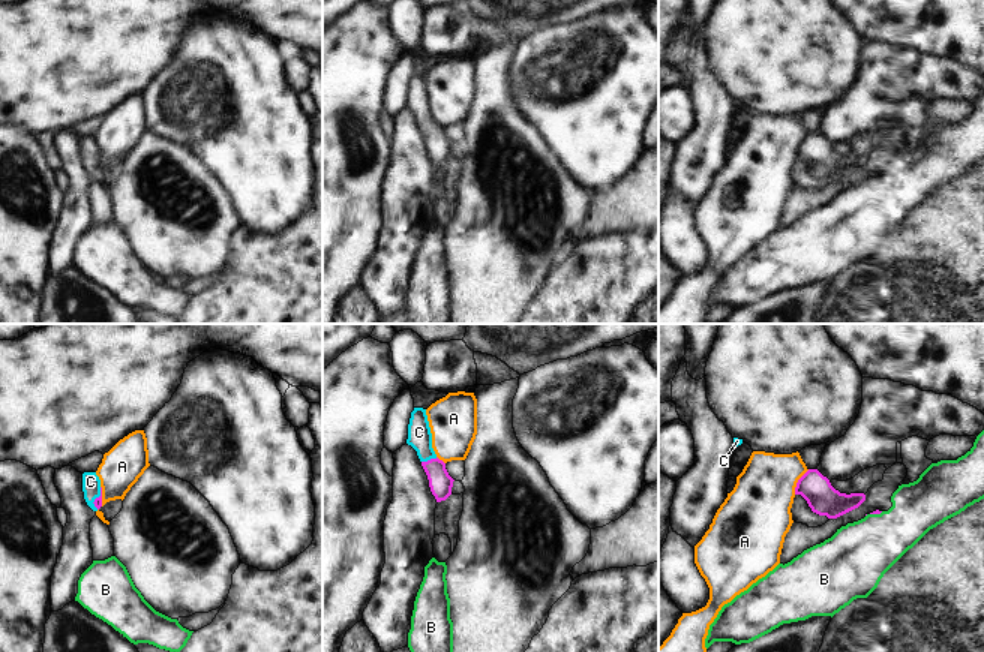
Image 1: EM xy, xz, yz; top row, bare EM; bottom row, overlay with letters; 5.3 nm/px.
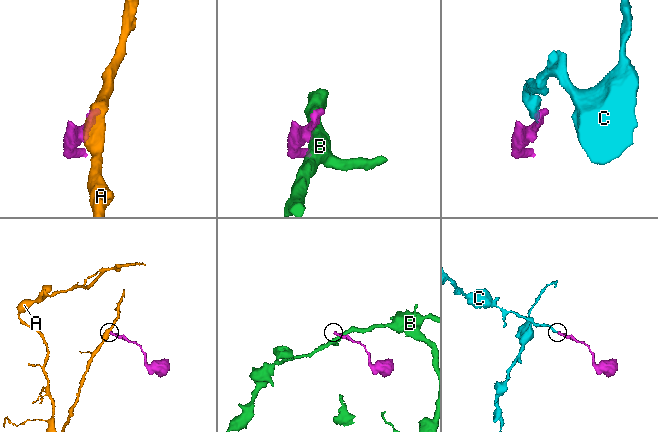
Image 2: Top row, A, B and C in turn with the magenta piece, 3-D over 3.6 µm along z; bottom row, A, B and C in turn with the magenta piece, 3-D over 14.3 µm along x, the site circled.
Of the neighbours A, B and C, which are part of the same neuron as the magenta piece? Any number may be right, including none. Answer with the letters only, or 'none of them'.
C

